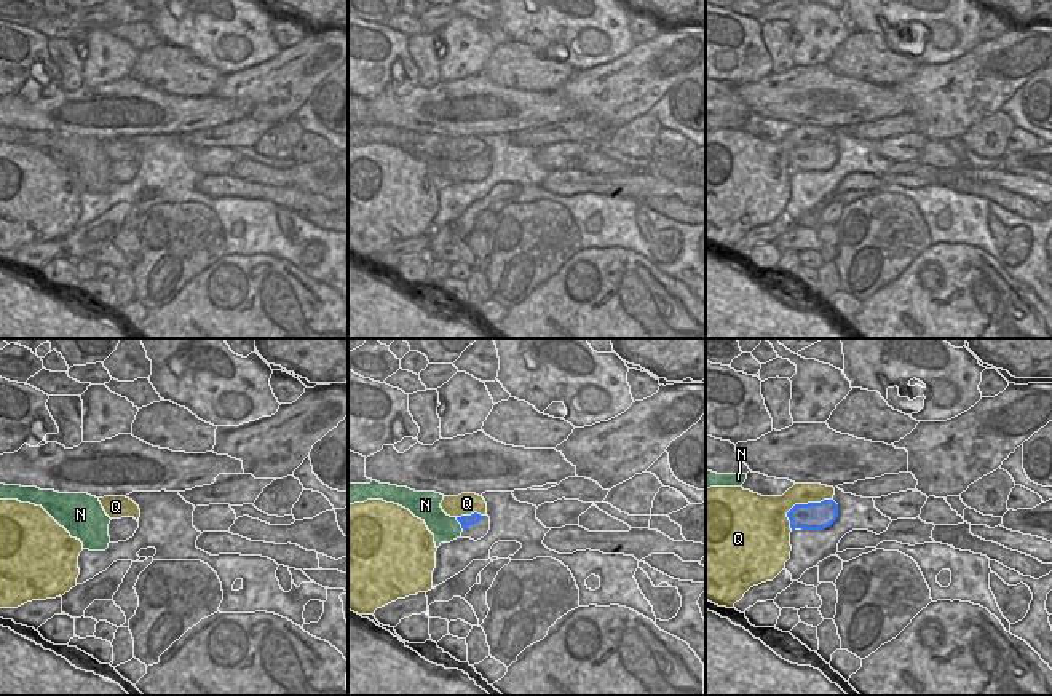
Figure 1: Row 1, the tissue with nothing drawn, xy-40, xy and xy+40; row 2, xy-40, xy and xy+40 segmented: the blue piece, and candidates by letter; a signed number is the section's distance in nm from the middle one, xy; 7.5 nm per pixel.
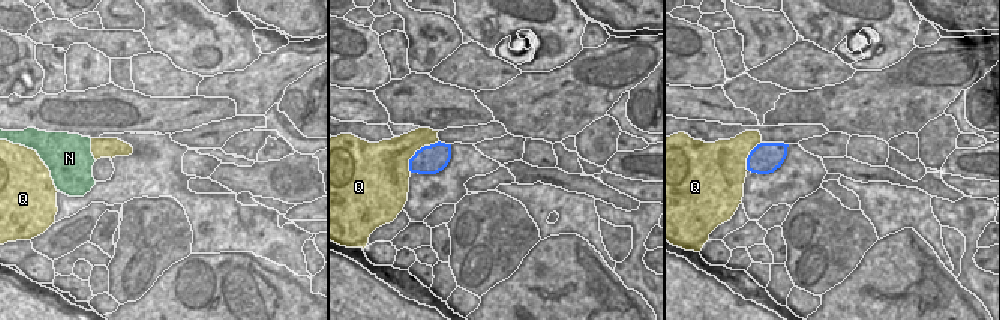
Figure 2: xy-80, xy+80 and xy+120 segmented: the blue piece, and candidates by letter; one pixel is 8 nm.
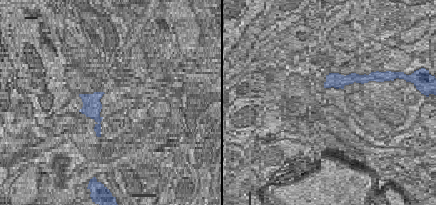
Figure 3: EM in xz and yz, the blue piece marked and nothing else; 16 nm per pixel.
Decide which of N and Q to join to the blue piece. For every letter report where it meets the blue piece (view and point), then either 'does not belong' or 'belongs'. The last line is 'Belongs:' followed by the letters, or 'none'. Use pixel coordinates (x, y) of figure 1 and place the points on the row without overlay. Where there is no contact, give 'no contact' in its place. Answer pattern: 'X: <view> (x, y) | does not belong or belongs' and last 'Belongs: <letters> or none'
N: xy (460, 165) | does not belong
Q: xy+40 (802, 147) | does not belong
Belongs: none

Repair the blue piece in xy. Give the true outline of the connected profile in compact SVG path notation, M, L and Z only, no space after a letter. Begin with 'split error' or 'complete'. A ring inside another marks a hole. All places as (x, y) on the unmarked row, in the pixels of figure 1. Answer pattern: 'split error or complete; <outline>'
split error; M477 155L471 158L461 158L457 160L457 163L461 166L461 180L471 180L474 184L484 180L490 172L490 160L481 158Z

